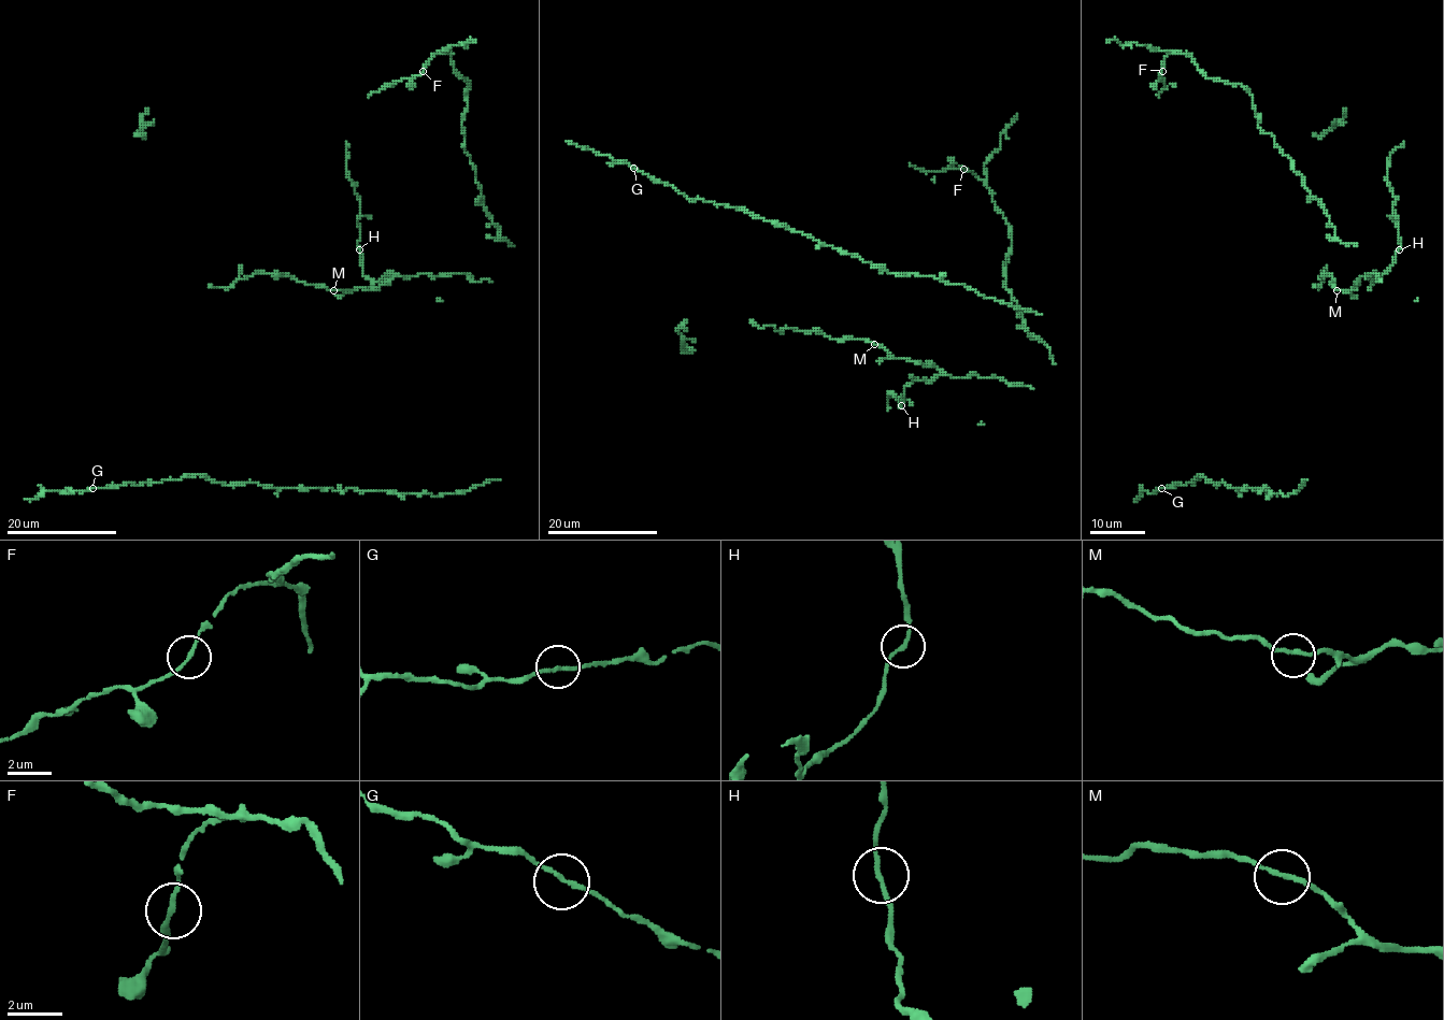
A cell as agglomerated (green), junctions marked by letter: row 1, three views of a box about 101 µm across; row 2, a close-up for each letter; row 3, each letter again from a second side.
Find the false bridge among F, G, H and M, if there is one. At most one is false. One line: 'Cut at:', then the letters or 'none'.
Cut at: G

